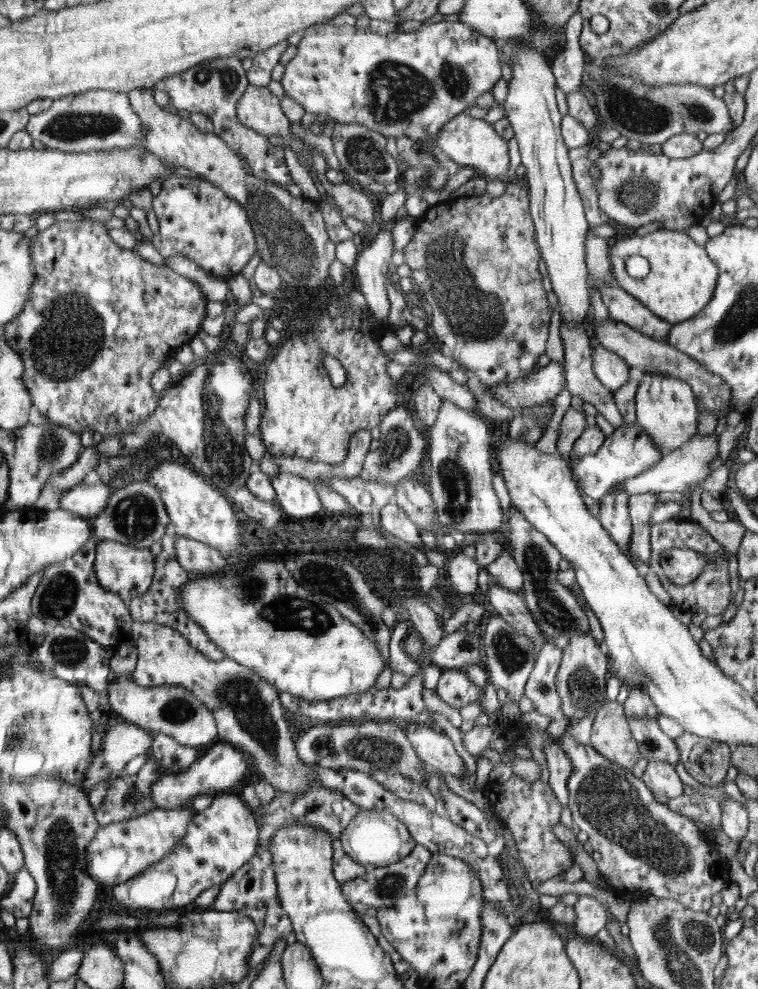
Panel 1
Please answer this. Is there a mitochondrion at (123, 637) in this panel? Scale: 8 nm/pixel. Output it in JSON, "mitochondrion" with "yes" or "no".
{"mitochondrion":"no"}

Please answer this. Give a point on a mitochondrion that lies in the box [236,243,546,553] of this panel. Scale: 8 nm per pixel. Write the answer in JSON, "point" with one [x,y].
{"point":[454,481]}

